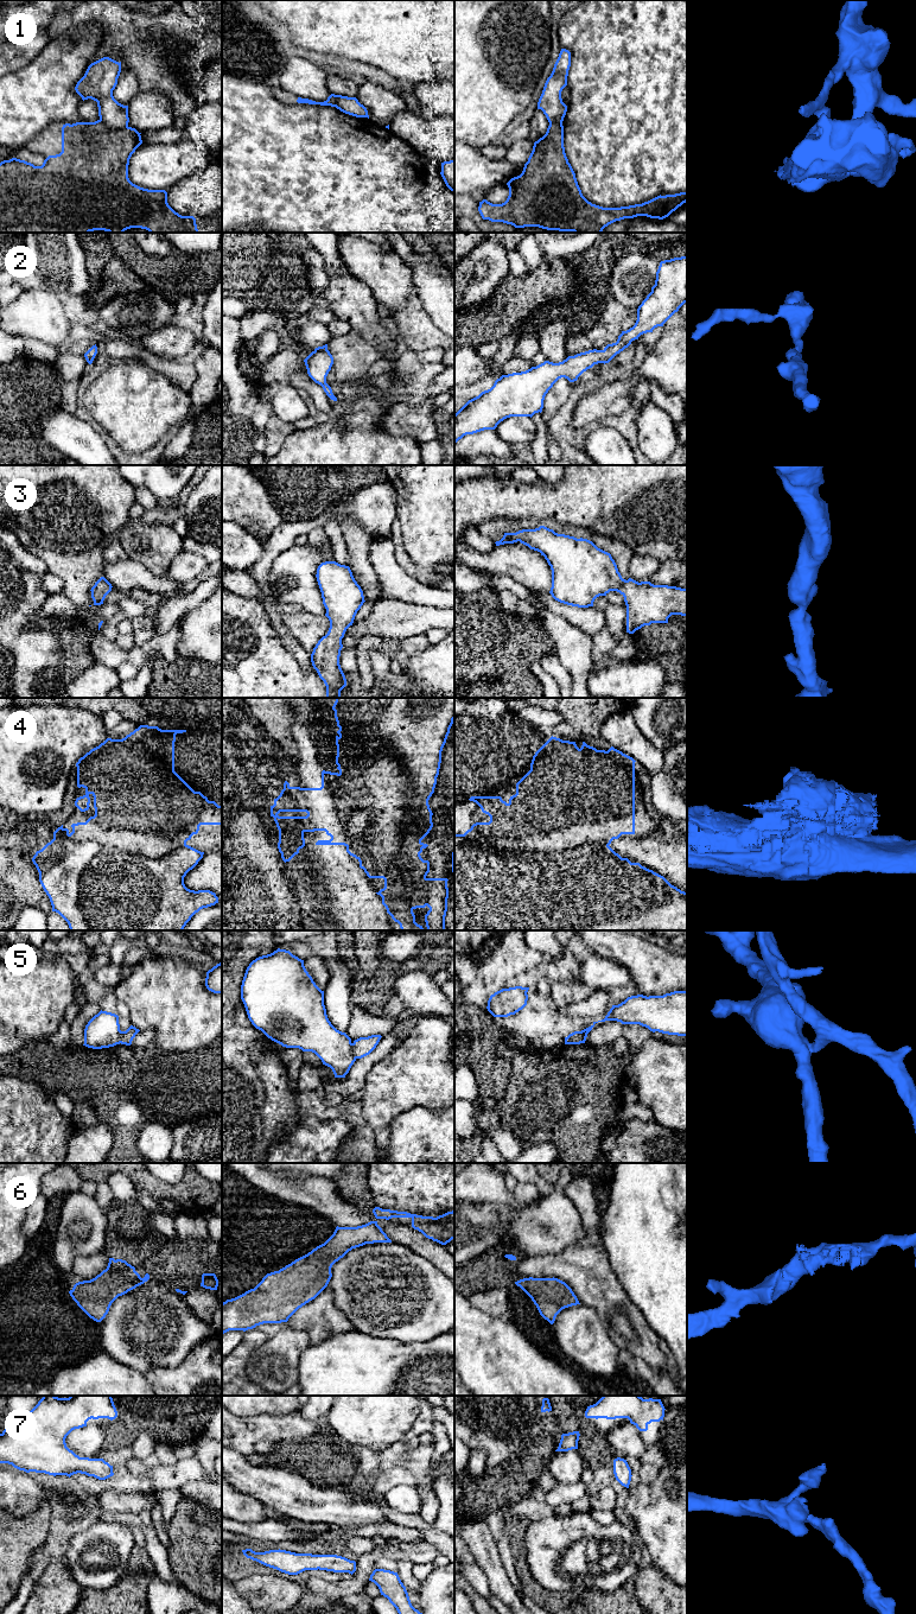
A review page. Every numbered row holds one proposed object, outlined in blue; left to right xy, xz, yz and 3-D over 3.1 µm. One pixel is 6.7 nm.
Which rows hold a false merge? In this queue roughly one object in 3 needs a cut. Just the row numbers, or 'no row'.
1, 4, 5

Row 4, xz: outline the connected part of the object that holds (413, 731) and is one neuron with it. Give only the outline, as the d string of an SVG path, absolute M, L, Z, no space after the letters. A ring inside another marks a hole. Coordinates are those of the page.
M335 698L332 706L339 730L336 738L337 760L360 760L373 754L389 754L399 767L408 774L413 783L413 802L408 805L408 831L403 833L403 845L393 860L374 860L373 850L363 847L367 822L356 822L350 805L358 800L349 793L348 782L338 773L322 771L320 788L291 787L287 781L280 795L271 806L271 816L279 830L278 849L282 860L290 862L305 846L304 833L325 831L330 840L318 840L316 845L344 845L346 852L360 862L369 878L388 868L402 868L402 882L413 909L426 907L426 876L430 862L420 856L428 845L421 840L433 827L428 800L434 793L441 763L441 751L454 720L454 698ZM280 812L306 812L306 816L279 816Z

